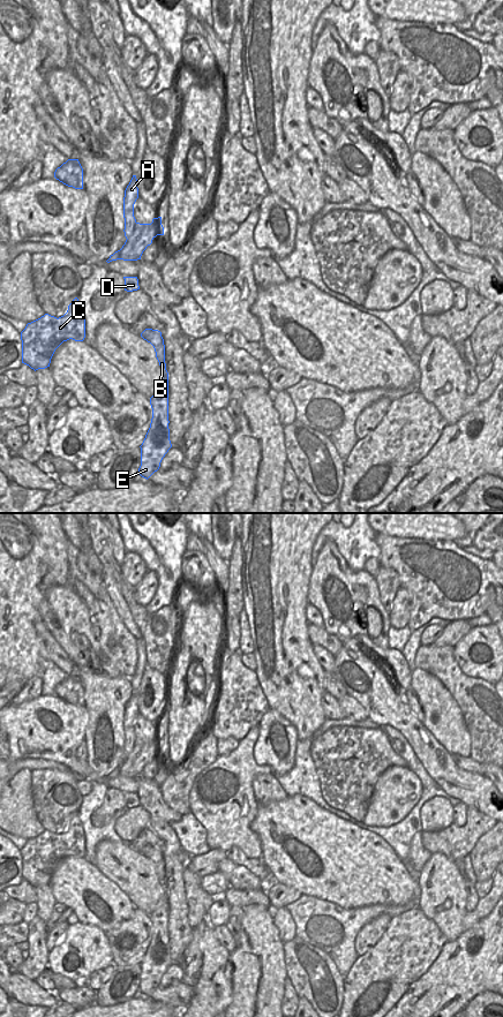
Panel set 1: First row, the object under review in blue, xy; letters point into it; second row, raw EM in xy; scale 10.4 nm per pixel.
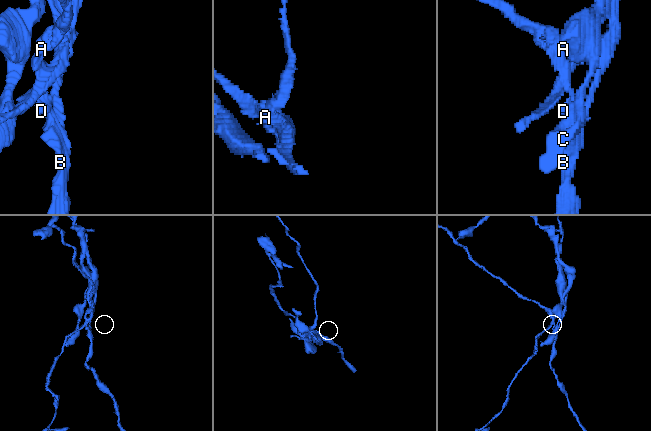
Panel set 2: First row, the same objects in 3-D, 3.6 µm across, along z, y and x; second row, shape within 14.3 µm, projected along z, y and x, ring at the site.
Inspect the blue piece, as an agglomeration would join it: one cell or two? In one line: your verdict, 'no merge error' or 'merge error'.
merge error

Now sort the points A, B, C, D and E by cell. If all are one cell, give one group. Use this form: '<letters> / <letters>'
A B D E / C

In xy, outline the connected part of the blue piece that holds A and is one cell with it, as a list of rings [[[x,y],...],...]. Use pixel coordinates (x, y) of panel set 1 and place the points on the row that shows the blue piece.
[[[133,175],[129,184],[125,190],[123,197],[123,218],[125,218],[125,236],[128,239],[133,235],[136,227],[136,219],[134,217],[134,204],[138,198],[138,188],[136,175]]]

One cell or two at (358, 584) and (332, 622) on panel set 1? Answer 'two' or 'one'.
one

